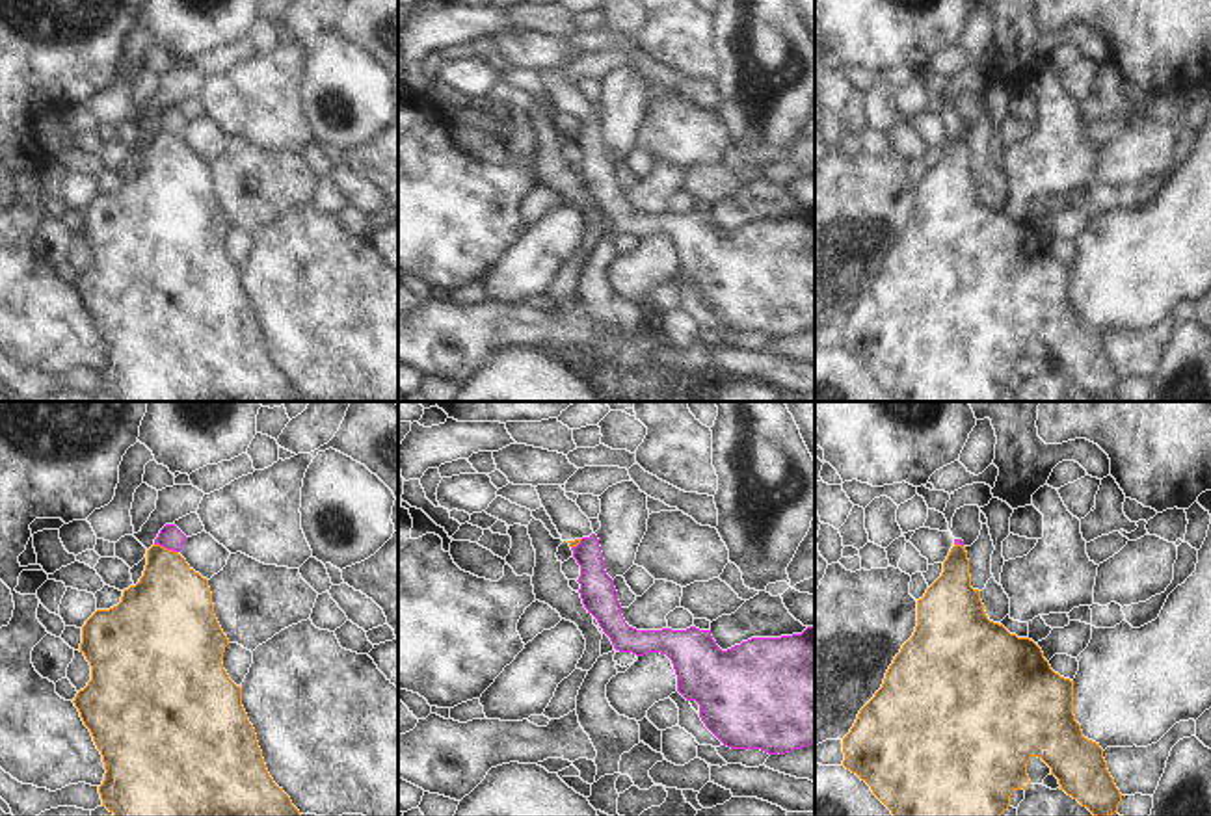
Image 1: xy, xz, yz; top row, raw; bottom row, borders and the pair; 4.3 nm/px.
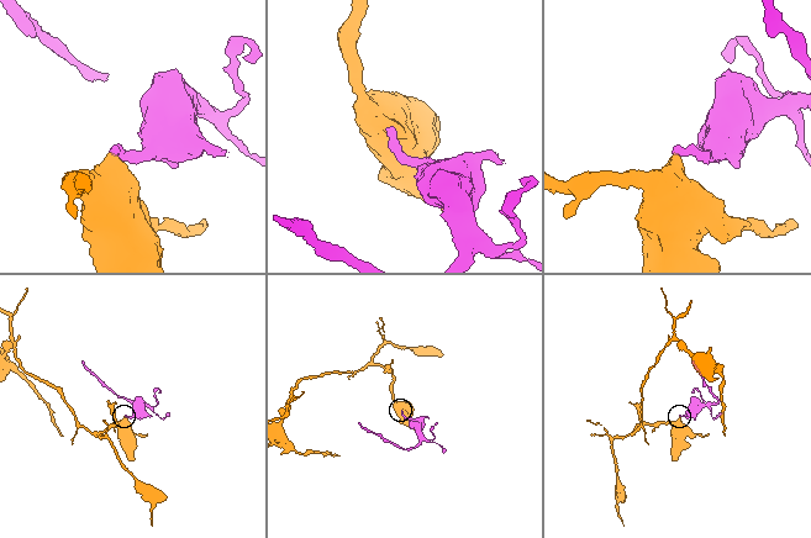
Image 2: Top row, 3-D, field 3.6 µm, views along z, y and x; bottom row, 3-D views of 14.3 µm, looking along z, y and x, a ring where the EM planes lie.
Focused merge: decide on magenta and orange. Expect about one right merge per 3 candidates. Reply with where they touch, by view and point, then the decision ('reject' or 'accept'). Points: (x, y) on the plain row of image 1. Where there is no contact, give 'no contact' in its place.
meets magenta in xy at (166, 131); reject

